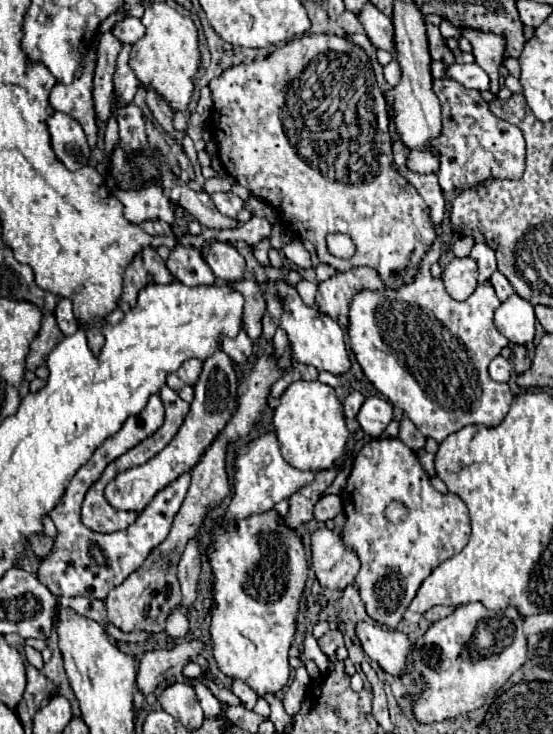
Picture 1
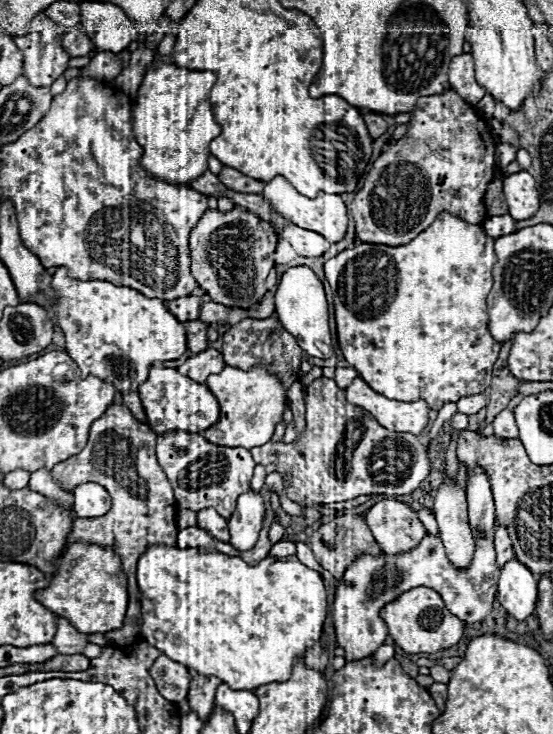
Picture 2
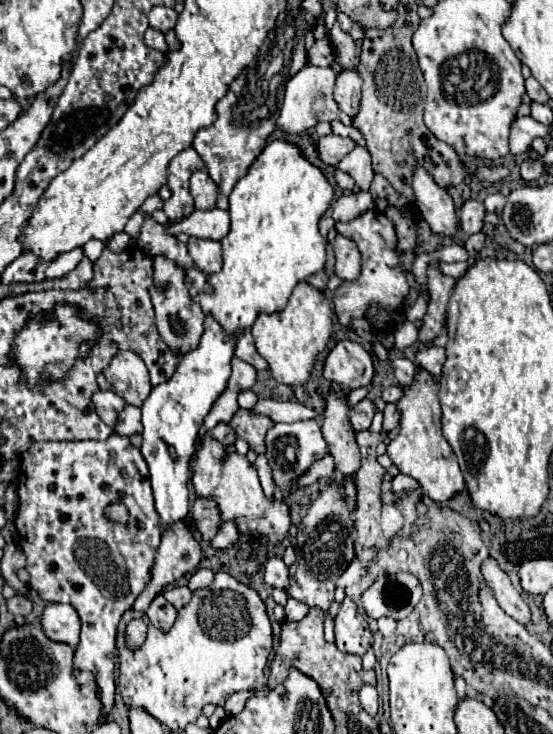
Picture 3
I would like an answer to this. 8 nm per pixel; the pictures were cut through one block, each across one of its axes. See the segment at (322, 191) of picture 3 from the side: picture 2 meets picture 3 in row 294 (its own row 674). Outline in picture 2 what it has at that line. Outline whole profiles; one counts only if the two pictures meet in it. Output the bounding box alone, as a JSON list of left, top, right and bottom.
[138,544,328,690]

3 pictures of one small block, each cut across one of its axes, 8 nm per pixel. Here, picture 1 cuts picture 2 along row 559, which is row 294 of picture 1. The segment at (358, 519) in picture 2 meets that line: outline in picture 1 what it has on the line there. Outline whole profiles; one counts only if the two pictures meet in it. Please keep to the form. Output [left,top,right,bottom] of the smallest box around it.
[316,268,384,320]

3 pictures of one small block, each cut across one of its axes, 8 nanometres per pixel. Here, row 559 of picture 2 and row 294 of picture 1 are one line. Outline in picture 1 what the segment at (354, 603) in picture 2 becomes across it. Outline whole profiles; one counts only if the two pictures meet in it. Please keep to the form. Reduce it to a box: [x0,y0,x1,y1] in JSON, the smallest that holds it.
[348,236,514,444]

